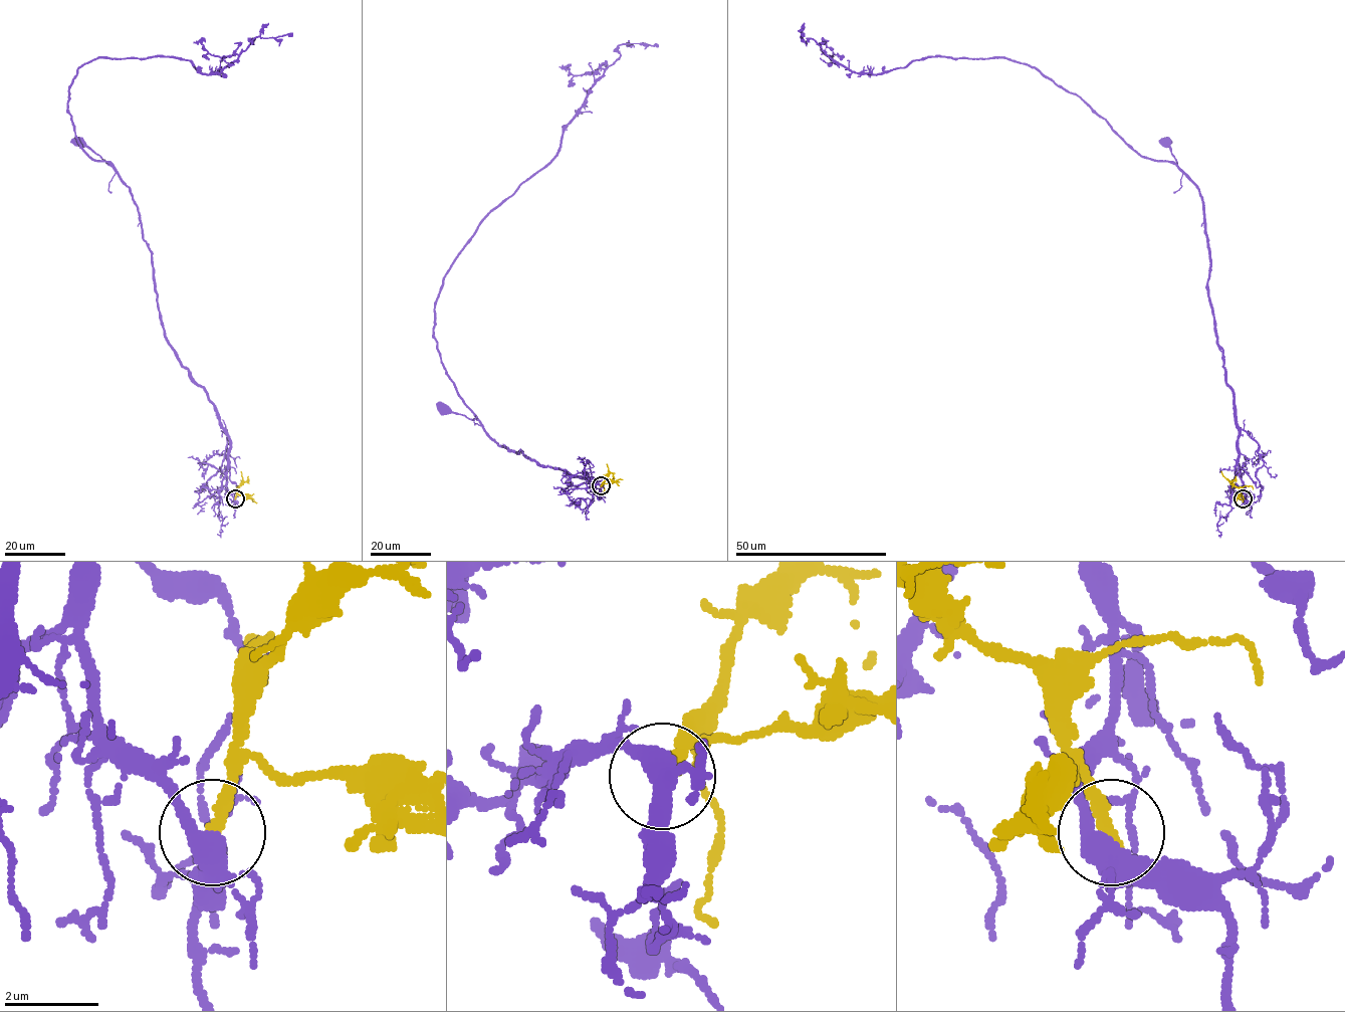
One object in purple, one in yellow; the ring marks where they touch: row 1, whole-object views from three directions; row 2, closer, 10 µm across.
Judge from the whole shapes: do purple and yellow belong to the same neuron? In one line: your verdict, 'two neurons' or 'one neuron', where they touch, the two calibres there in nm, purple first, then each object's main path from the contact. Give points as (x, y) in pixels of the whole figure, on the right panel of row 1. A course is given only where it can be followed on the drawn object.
two neurons; place (1243, 498); calibres 400 and 240 nm; course purple (1243, 498), (1235, 393), (1207, 289), (1204, 205), (1166, 141); course yellow (1243, 498), (1240, 490), (1220, 471)

